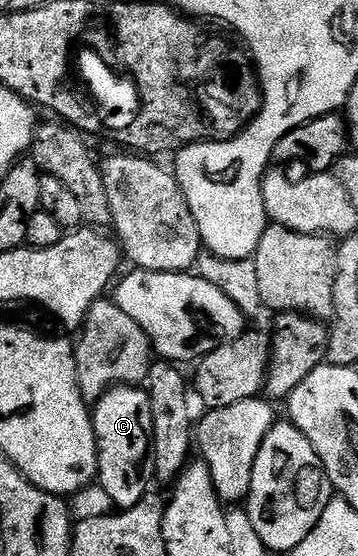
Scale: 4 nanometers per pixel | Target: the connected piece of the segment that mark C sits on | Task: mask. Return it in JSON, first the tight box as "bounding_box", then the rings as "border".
{"bounding_box":[91,386,154,511],"border":[[[113,386],[95,399],[91,416],[98,452],[98,484],[106,490],[117,511],[134,508],[134,504],[149,497],[148,485],[153,485],[154,482],[154,424],[150,416],[147,389],[140,386]]]}

